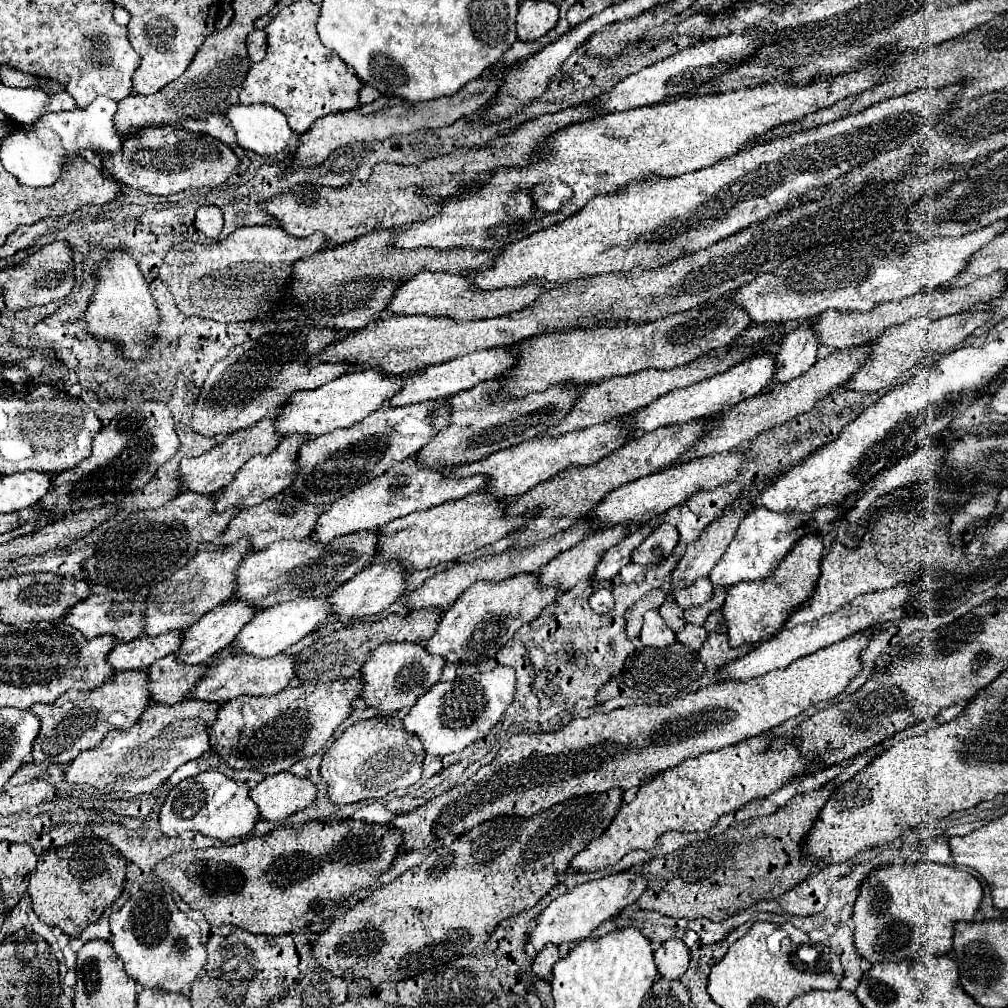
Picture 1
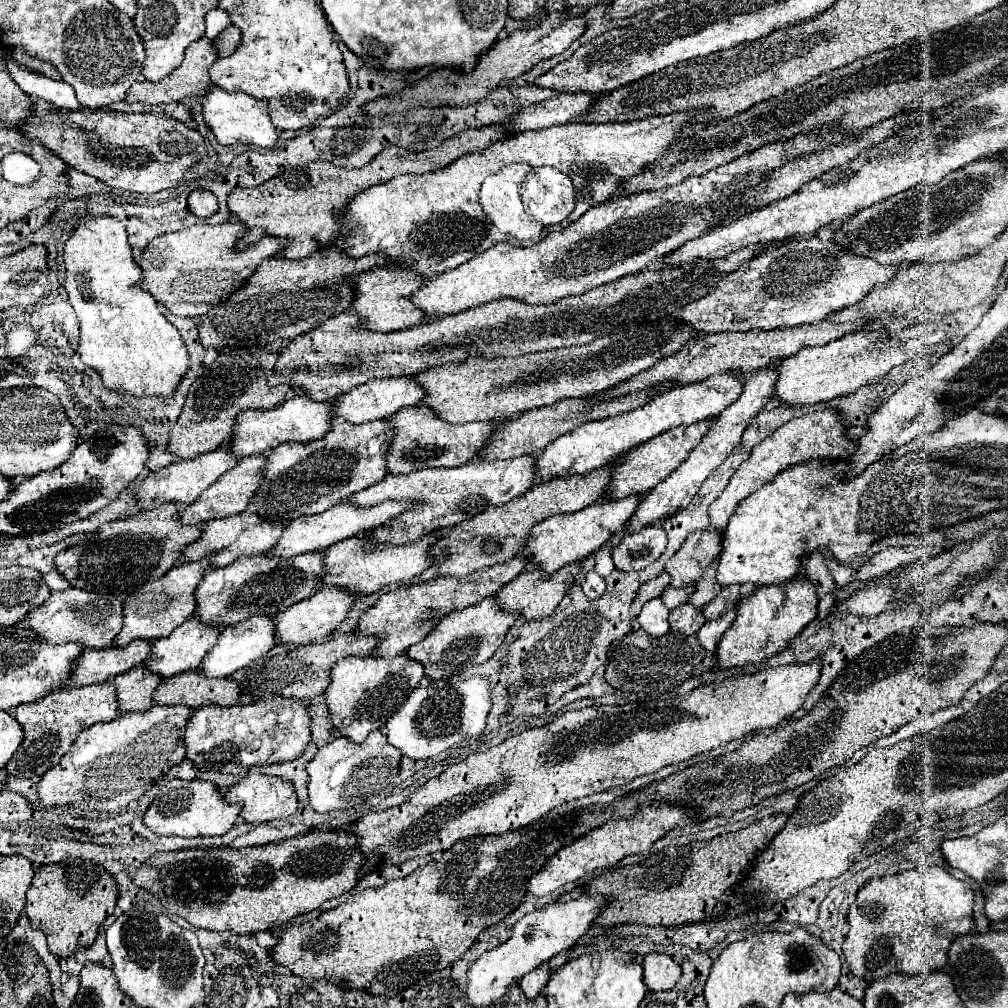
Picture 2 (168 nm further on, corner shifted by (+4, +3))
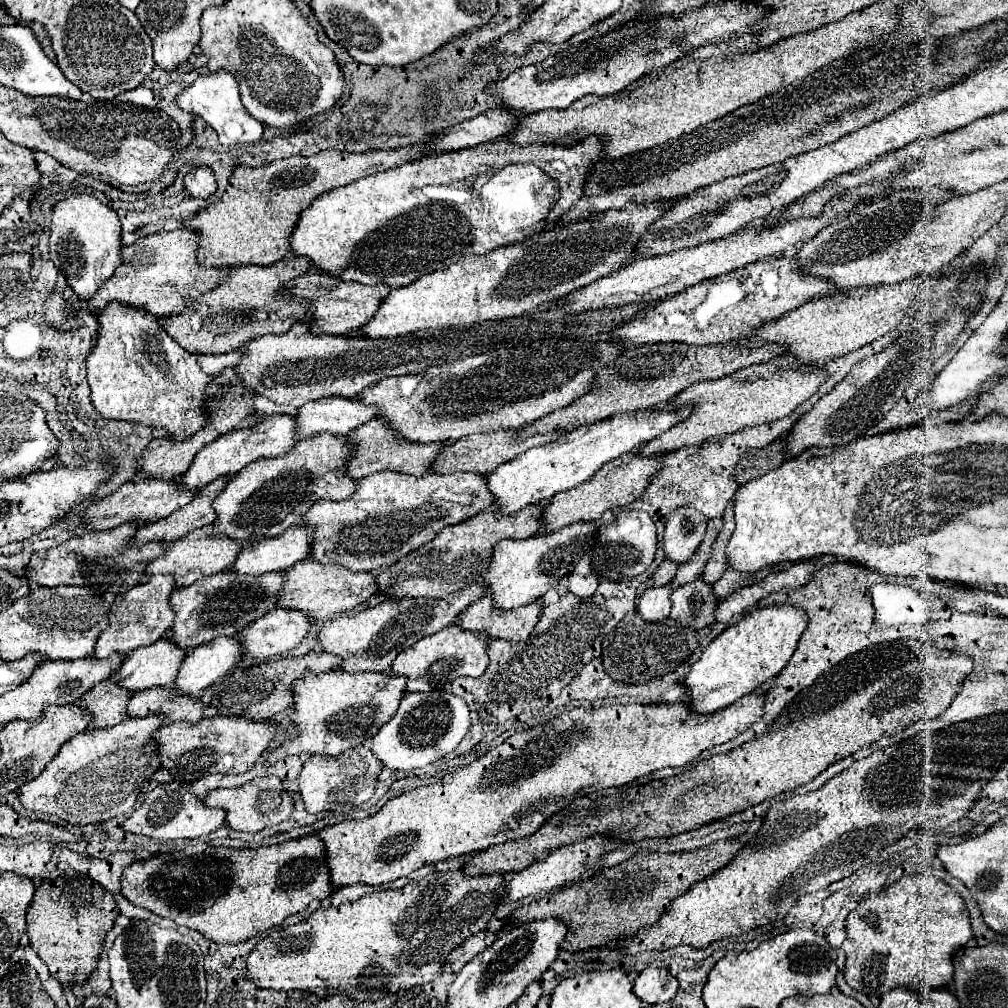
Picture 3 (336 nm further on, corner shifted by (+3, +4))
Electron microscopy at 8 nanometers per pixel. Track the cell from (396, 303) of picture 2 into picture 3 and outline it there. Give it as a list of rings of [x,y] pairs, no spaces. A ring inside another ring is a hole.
[[[309,269],[307,273],[295,277],[293,281],[289,281],[279,295],[292,295],[298,297],[307,297],[311,299],[311,305],[307,309],[307,317],[311,317],[311,333],[315,335],[349,335],[353,331],[357,331],[357,327],[363,327],[365,323],[369,323],[375,315],[375,311],[379,309],[379,305],[383,303],[385,295],[389,295],[389,287],[387,285],[361,285],[361,283],[353,283],[353,281],[341,281],[337,277],[325,275],[323,271],[317,269]]]

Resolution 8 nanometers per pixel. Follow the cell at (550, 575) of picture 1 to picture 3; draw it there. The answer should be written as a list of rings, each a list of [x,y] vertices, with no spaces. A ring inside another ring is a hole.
[[[481,597],[479,601],[471,603],[465,611],[461,611],[457,625],[463,631],[485,633],[489,639],[503,639],[513,643],[525,641],[537,625],[541,605],[535,601],[519,609],[497,611],[489,601],[491,597]]]

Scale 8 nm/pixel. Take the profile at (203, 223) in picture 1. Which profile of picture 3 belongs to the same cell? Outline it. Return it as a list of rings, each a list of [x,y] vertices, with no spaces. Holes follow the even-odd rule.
[[[197,167],[197,169],[191,169],[185,179],[185,189],[197,197],[197,199],[207,199],[215,189],[217,189],[217,183],[215,183],[215,175],[211,171],[211,167]]]

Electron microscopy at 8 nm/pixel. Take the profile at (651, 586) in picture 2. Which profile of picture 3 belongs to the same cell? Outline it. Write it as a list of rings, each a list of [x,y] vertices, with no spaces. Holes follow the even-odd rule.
[[[663,559],[663,563],[657,567],[657,571],[653,575],[649,575],[649,579],[639,587],[639,595],[649,589],[649,587],[661,587],[661,585],[667,585],[673,581],[673,575],[677,571],[677,565],[671,561],[671,559]]]

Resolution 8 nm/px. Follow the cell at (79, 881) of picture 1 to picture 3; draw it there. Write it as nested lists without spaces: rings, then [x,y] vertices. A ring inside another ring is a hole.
[[[67,871],[65,875],[61,875],[59,879],[49,879],[47,885],[53,885],[55,891],[51,891],[51,901],[57,901],[61,907],[57,907],[59,911],[29,911],[27,909],[27,935],[29,935],[29,943],[33,947],[33,951],[47,963],[51,977],[55,977],[63,987],[73,987],[73,985],[83,985],[91,973],[97,969],[97,961],[101,957],[103,951],[103,941],[107,931],[113,927],[117,915],[119,915],[119,907],[113,899],[113,893],[105,891],[97,881],[93,881],[87,875],[79,875],[77,871]],[[75,885],[83,887],[83,895],[81,897],[73,897],[71,891],[75,891]]]

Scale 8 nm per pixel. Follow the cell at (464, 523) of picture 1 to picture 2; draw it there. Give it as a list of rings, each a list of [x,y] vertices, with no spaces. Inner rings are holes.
[[[430,532],[428,536],[422,536],[420,540],[414,540],[412,544],[388,546],[388,548],[372,548],[372,536],[368,534],[342,540],[332,548],[326,548],[322,582],[324,586],[350,588],[360,596],[372,594],[386,584],[406,582],[420,576],[428,568],[428,552],[432,550],[432,544],[436,544],[434,532]],[[368,548],[372,548],[372,552],[368,552]]]

